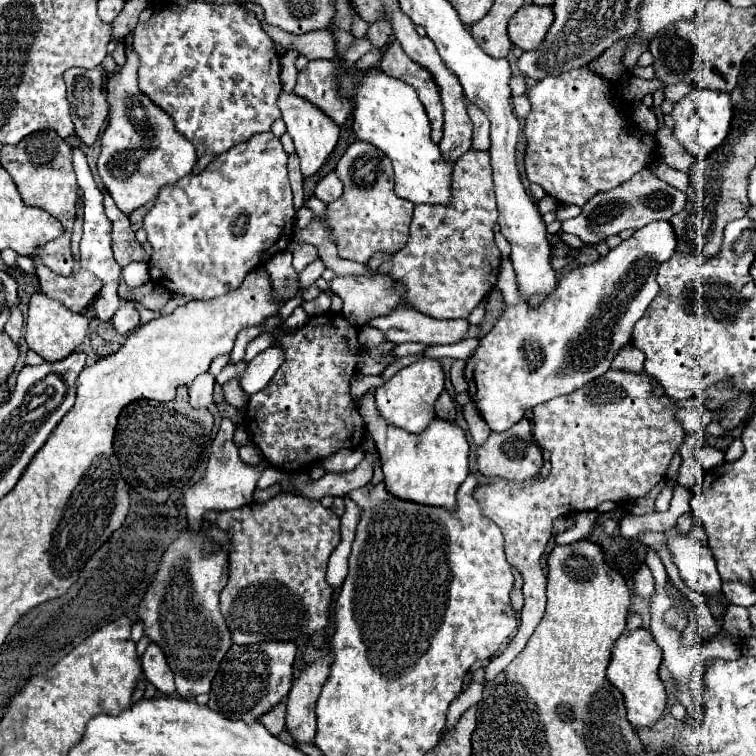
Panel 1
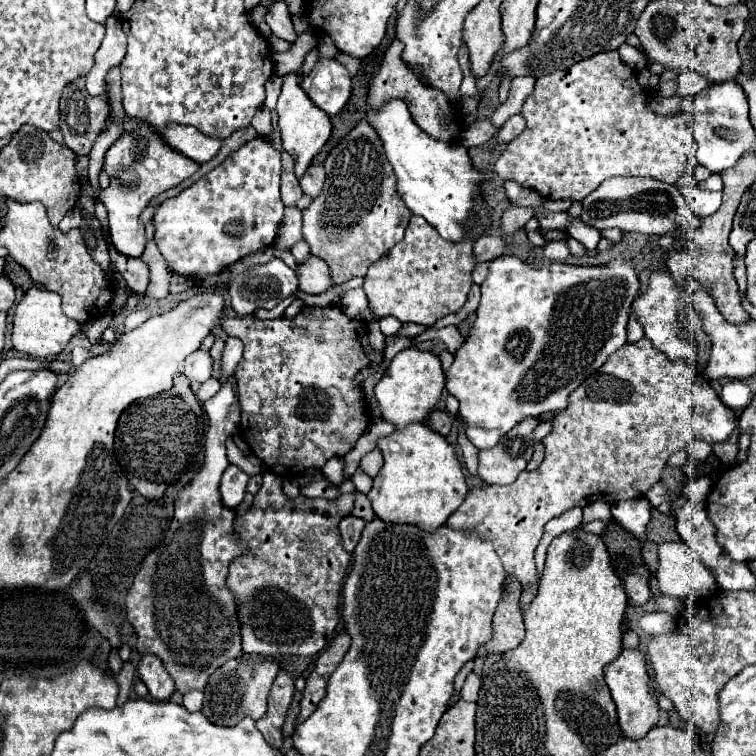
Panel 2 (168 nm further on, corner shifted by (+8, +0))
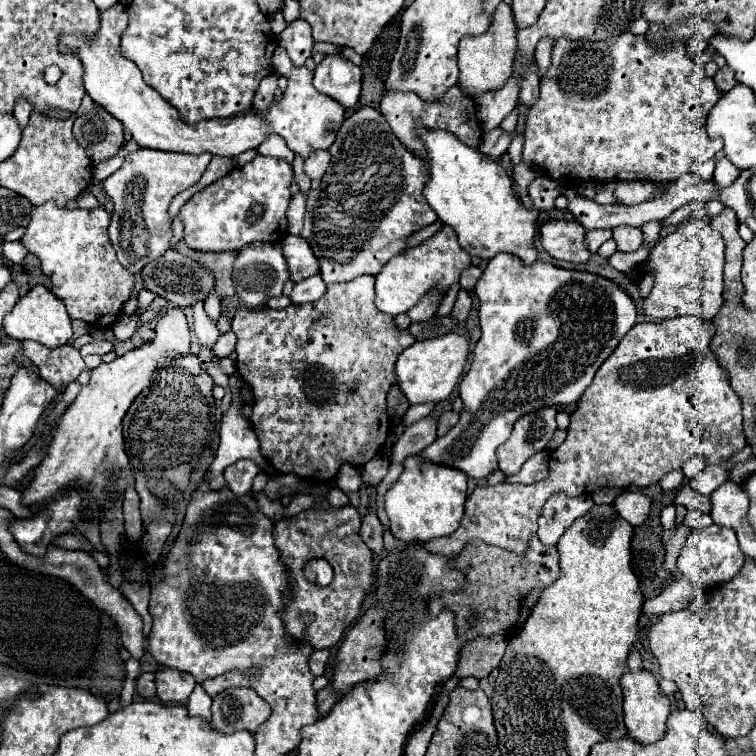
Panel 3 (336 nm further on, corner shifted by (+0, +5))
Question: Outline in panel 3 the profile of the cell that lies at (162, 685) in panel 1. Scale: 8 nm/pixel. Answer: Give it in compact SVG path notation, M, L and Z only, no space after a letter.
M160 668L156 672L156 696L166 704L184 704L194 686L196 680L190 674L172 668Z

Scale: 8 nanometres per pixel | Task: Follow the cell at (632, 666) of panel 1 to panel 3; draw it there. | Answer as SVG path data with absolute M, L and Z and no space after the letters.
M648 670L626 672L622 676L624 692L624 724L628 736L640 744L654 744L666 734L666 718L670 714L670 698L660 690L656 678Z

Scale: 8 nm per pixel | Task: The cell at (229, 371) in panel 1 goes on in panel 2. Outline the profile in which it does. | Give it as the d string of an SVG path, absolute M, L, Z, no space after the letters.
M208 379L204 385L200 385L198 399L200 399L200 395L202 395L204 399L210 399L218 389L220 389L220 381L216 381L216 379Z

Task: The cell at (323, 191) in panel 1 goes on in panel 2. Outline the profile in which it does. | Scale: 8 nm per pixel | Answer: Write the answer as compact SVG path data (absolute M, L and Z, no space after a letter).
M312 165L308 167L308 171L304 173L304 177L300 179L300 187L306 195L310 197L318 197L320 191L324 189L324 167L320 165Z

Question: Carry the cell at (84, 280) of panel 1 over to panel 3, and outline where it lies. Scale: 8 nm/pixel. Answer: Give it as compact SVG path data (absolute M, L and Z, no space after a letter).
M46 202L32 210L24 246L42 260L42 272L52 280L52 292L60 298L70 318L84 320L94 328L110 328L124 304L144 290L142 272L132 274L116 262L116 254L108 242L110 214L98 206L94 210L58 208Z

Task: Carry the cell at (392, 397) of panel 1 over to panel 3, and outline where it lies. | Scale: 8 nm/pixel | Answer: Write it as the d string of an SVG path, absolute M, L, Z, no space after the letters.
M448 332L426 340L416 340L398 356L396 362L396 376L400 380L400 390L406 394L410 404L446 400L462 378L468 354L470 354L468 338L456 332Z

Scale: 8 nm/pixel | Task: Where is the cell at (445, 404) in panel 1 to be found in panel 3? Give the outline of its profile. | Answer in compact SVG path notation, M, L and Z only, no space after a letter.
M450 410L450 412L444 412L440 418L438 418L438 436L444 436L452 426L458 424L458 412Z

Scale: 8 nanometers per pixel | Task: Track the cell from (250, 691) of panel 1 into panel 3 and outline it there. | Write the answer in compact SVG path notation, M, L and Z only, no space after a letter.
M232 688L212 700L212 728L220 734L248 730L252 736L270 716L270 706L248 688Z

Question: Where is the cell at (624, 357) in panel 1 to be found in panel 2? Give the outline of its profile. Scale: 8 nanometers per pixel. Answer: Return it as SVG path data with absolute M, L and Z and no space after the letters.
M630 317L630 321L628 321L628 337L626 337L626 343L636 343L636 341L642 339L642 337L644 337L644 331L642 331L640 323L636 323L636 319Z

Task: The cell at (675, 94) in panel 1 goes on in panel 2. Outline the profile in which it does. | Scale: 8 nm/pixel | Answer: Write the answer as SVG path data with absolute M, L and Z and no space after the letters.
M694 71L682 73L676 79L676 95L678 97L694 97L696 93L700 93L708 85L710 83L702 75L694 75Z

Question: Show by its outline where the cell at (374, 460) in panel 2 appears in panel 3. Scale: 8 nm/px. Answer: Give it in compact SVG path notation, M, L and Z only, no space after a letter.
M426 416L412 426L406 428L406 432L400 436L400 440L394 444L392 462L402 462L404 458L418 454L426 446L430 446L436 440L436 418Z

